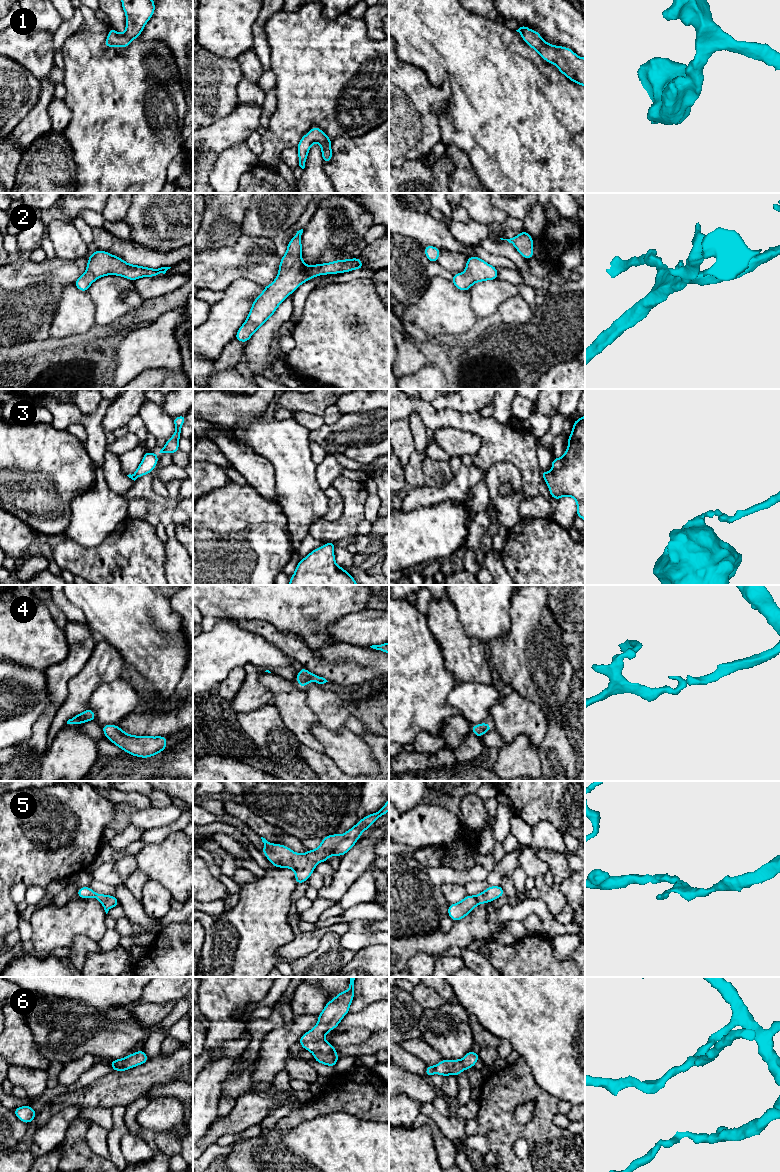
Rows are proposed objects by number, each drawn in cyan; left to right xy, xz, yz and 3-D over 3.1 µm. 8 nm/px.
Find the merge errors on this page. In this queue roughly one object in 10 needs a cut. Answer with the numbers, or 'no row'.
3

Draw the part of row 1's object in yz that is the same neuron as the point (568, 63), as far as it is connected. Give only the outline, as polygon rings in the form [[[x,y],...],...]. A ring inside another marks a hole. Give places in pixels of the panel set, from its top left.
[[[523,26],[516,31],[546,62],[555,64],[568,79],[585,87],[585,58],[579,57],[570,48],[545,42],[536,30]]]

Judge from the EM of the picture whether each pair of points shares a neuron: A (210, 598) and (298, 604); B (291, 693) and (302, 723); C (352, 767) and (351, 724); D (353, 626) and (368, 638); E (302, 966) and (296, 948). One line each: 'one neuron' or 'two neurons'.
A: one neuron
B: one neuron
C: two neurons
D: one neuron
E: two neurons

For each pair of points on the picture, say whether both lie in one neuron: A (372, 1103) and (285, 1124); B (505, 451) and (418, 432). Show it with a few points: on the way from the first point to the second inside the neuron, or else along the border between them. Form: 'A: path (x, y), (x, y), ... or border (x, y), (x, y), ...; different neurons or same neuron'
A: path (350, 1103), (324, 1103), (307, 1111); same neuron
B: border (407, 417), (416, 412), (420, 421), (426, 427); different neurons

